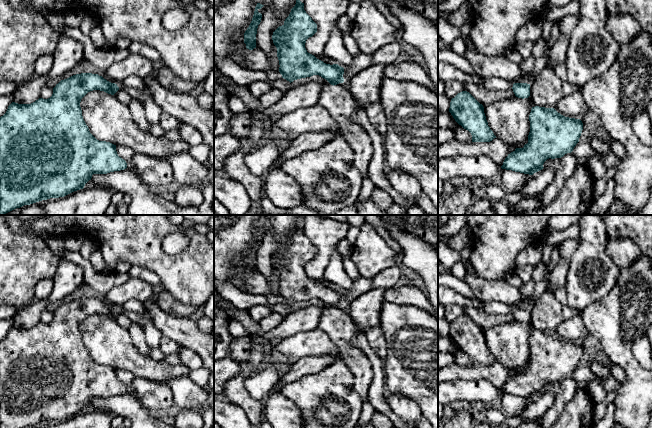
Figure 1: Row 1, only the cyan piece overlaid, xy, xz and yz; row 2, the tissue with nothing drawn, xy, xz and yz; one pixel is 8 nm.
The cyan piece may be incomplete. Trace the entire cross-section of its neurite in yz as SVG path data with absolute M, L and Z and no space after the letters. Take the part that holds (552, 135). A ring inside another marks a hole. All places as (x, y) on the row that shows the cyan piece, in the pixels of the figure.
M532 107L530 115L528 143L523 148L516 148L505 158L502 169L533 175L542 170L544 162L551 158L561 158L571 153L579 142L583 130L580 119L569 118L558 113L554 108Z

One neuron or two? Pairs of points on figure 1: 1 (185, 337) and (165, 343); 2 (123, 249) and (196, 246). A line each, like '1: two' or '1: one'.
1: two
2: one

